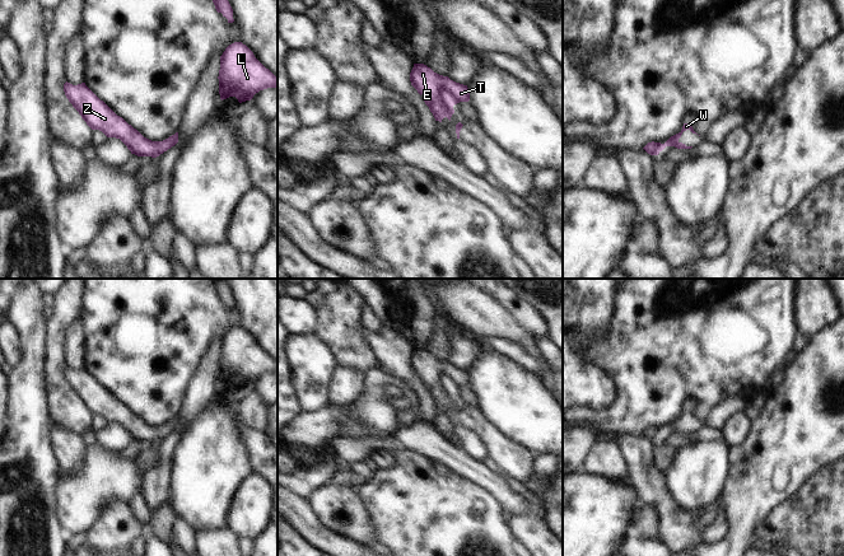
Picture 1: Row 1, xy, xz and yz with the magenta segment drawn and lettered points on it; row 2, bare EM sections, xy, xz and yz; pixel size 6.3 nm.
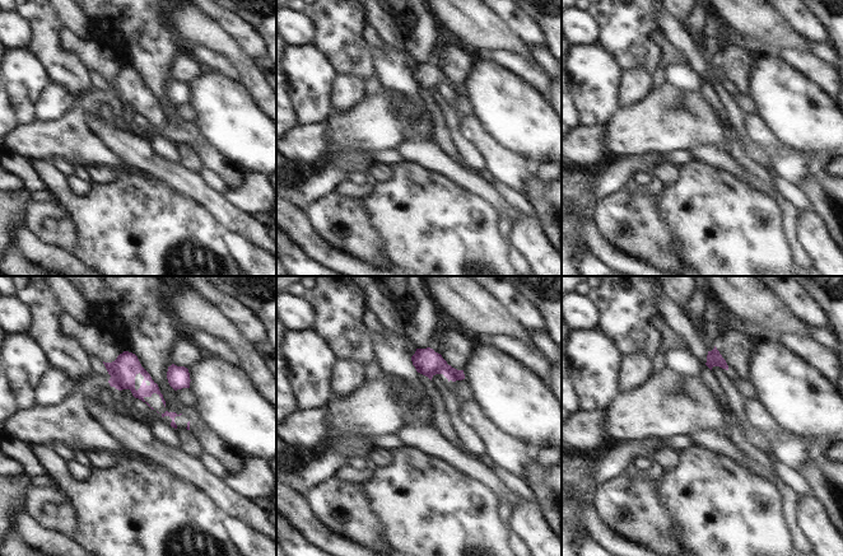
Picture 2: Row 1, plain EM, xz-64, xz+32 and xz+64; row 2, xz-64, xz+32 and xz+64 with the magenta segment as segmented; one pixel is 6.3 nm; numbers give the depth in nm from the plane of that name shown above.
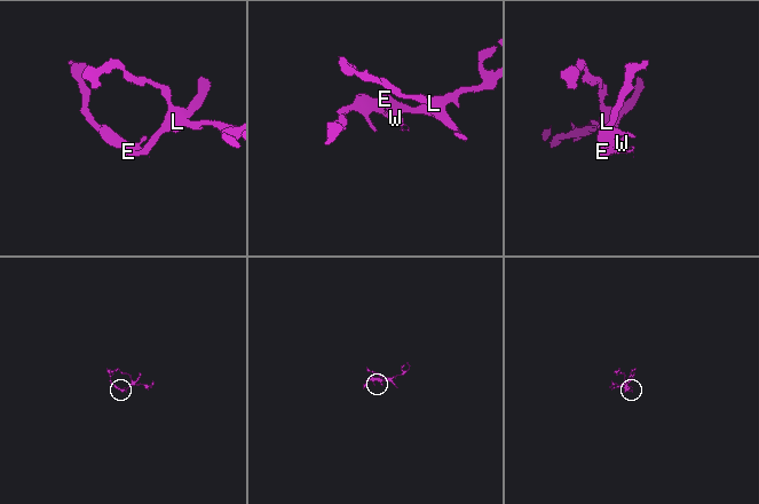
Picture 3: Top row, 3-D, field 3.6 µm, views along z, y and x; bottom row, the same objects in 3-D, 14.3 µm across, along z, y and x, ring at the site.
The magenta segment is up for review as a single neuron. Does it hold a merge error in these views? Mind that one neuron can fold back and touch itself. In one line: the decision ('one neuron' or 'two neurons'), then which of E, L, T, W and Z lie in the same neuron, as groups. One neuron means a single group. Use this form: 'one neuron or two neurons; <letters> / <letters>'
one neuron; E L T W Z

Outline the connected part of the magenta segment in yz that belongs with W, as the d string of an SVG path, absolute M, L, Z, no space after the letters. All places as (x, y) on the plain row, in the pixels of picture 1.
M684 408L682 415L679 419L671 421L665 429L652 426L648 427L643 434L651 440L658 440L666 431L675 431L677 434L691 434L693 431L686 431L685 429L679 426L682 417L686 415L696 419L690 408Z

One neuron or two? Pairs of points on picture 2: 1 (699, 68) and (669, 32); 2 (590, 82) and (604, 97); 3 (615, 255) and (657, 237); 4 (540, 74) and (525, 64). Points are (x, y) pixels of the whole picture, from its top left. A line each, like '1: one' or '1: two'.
1: one
2: one
3: two
4: one

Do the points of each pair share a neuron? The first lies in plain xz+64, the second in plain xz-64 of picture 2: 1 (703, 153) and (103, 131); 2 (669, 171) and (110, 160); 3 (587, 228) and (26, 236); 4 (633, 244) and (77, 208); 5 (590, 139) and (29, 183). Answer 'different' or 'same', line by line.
1: same
2: different
3: same
4: different
5: different

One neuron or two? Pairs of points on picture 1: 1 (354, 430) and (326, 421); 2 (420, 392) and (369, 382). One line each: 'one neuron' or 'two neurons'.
1: one neuron
2: two neurons

